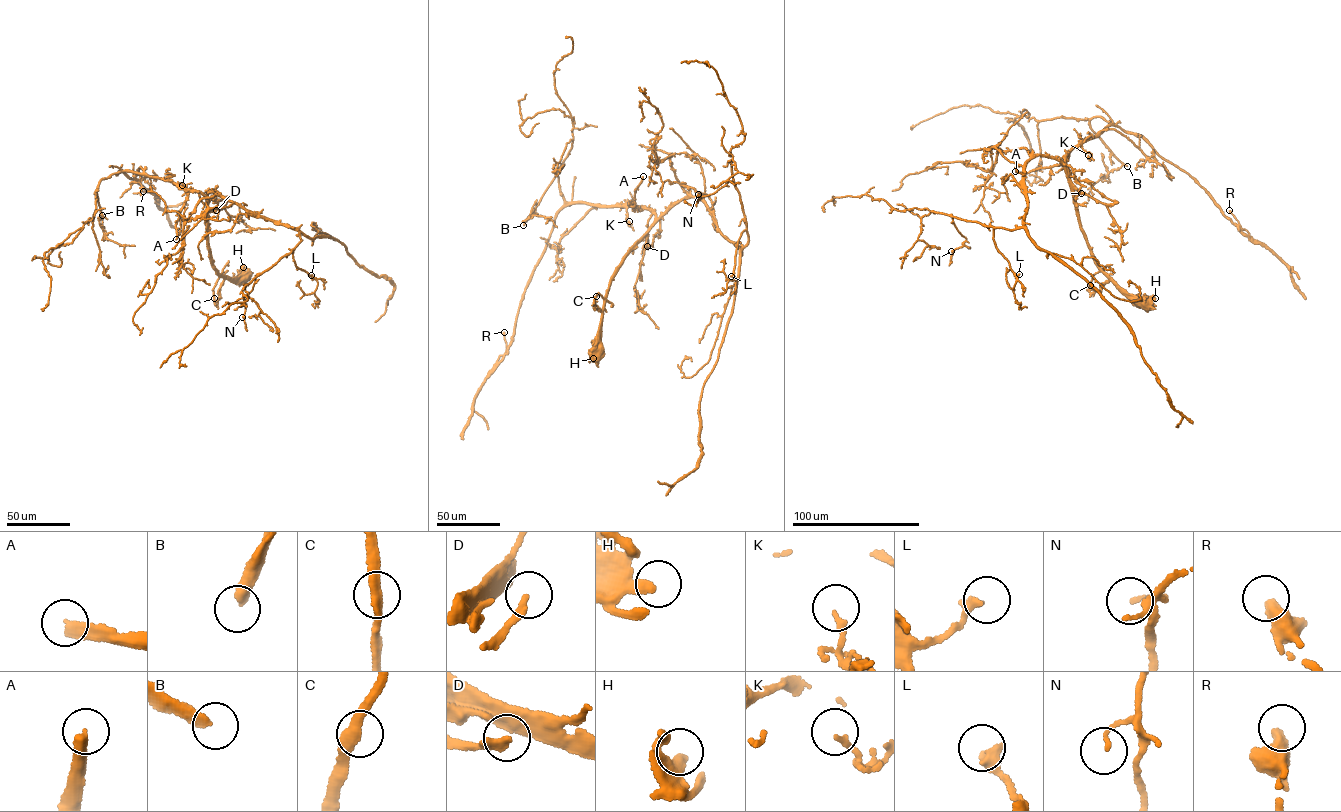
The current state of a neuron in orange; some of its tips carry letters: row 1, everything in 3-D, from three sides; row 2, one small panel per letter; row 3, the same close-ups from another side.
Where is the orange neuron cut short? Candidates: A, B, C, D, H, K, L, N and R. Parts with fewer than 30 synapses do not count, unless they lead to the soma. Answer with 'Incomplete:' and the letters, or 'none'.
Incomplete: A, B

